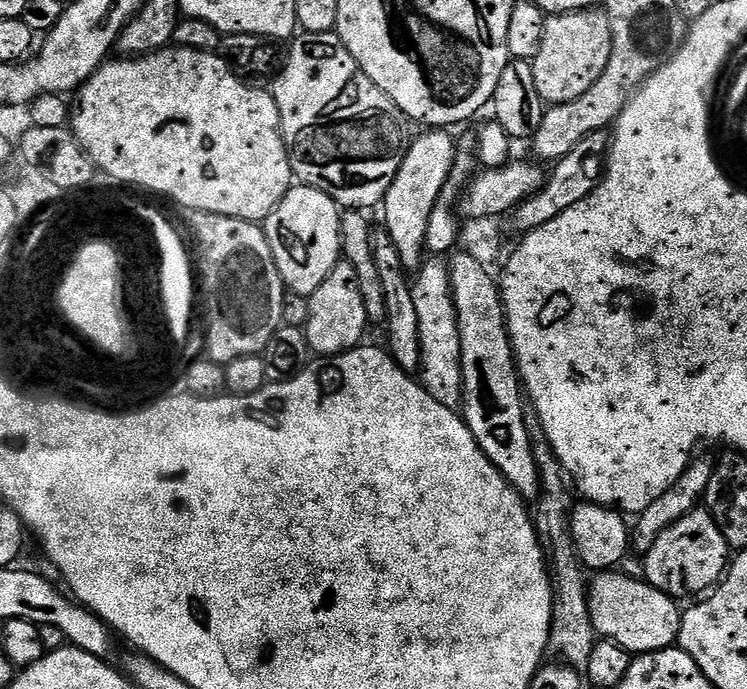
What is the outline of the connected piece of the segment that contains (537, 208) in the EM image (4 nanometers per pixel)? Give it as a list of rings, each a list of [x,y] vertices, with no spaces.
[[[607,131],[591,132],[582,142],[578,142],[578,146],[574,146],[574,150],[570,150],[570,154],[555,161],[553,168],[556,169],[547,173],[544,187],[530,199],[520,203],[518,215],[520,215],[521,233],[527,234],[536,228],[546,226],[546,222],[558,218],[562,210],[570,210],[570,206],[578,206],[582,198],[589,196],[598,187],[604,179],[609,143],[610,136]]]

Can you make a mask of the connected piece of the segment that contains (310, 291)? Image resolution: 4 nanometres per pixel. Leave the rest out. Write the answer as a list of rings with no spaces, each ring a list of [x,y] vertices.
[[[297,183],[288,189],[288,192],[278,202],[278,206],[263,221],[262,227],[266,238],[269,240],[270,250],[273,251],[274,262],[277,264],[278,274],[284,282],[285,289],[294,296],[312,296],[322,282],[334,270],[336,264],[341,263],[340,250],[340,214],[341,207],[322,190],[318,190],[309,184]]]

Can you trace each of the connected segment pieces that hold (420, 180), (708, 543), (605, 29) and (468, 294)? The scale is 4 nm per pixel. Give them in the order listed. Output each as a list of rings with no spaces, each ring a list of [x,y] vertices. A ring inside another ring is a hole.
[[[424,130],[408,145],[408,153],[394,174],[394,182],[390,182],[390,190],[386,190],[382,201],[384,208],[383,231],[390,234],[394,246],[398,246],[398,255],[402,258],[402,266],[415,274],[420,271],[426,260],[426,226],[430,226],[430,214],[434,214],[434,206],[442,194],[448,181],[450,170],[454,166],[458,149],[454,141],[444,130]]]
[[[698,506],[690,514],[678,518],[674,526],[662,530],[653,546],[643,553],[642,561],[645,568],[644,579],[667,596],[699,597],[715,589],[720,583],[730,563],[730,549],[726,538],[722,538],[722,530],[718,530],[707,508]]]
[[[603,7],[583,8],[580,12],[561,12],[548,16],[546,31],[542,34],[542,47],[536,57],[532,59],[534,70],[534,86],[538,86],[538,94],[545,105],[565,104],[574,102],[574,98],[582,98],[598,78],[606,70],[612,53],[612,35],[610,34],[610,18]]]
[[[453,251],[447,265],[460,335],[464,421],[470,426],[478,446],[482,446],[486,458],[494,462],[508,485],[525,502],[535,501],[539,494],[539,470],[523,421],[526,396],[512,352],[512,339],[508,337],[508,319],[504,316],[500,285],[497,278],[486,274],[481,263],[466,251]]]

